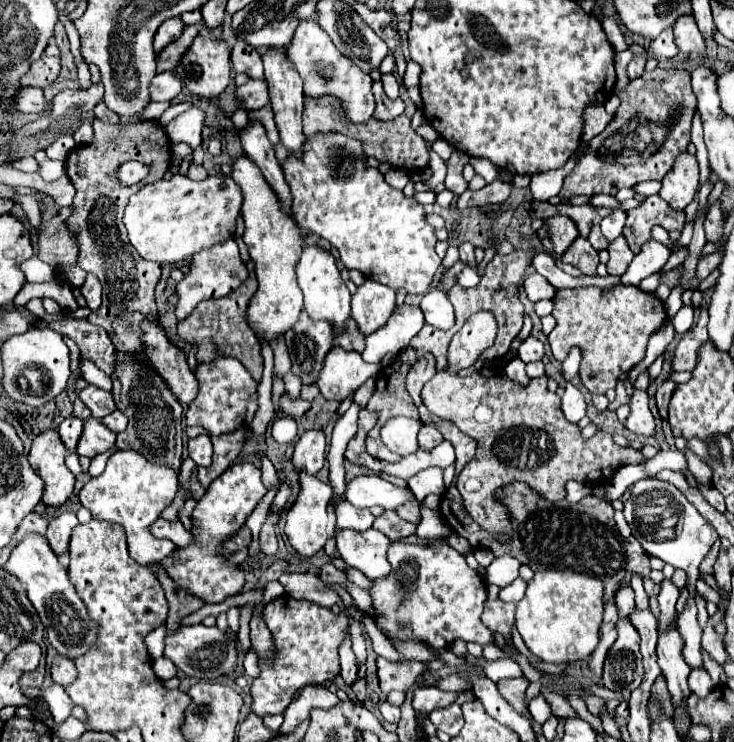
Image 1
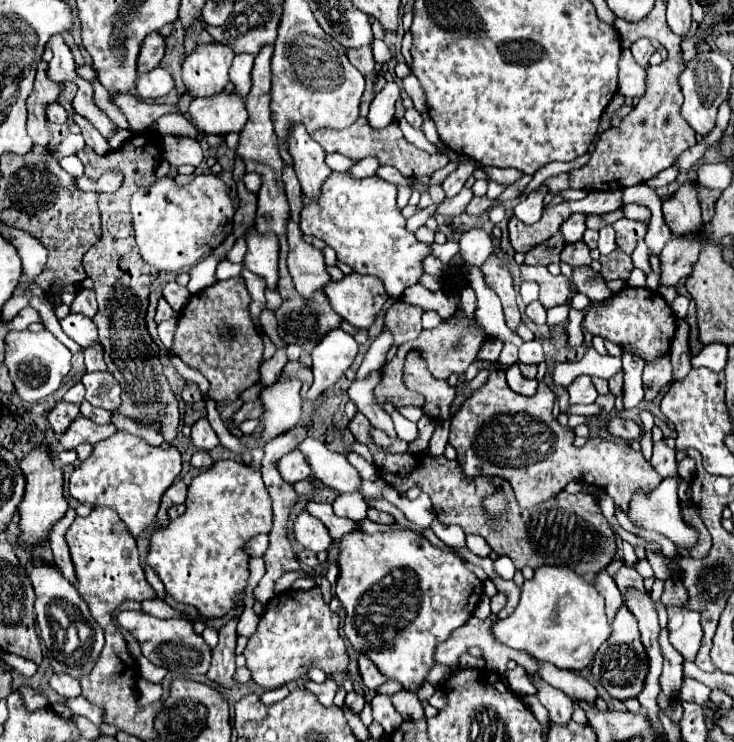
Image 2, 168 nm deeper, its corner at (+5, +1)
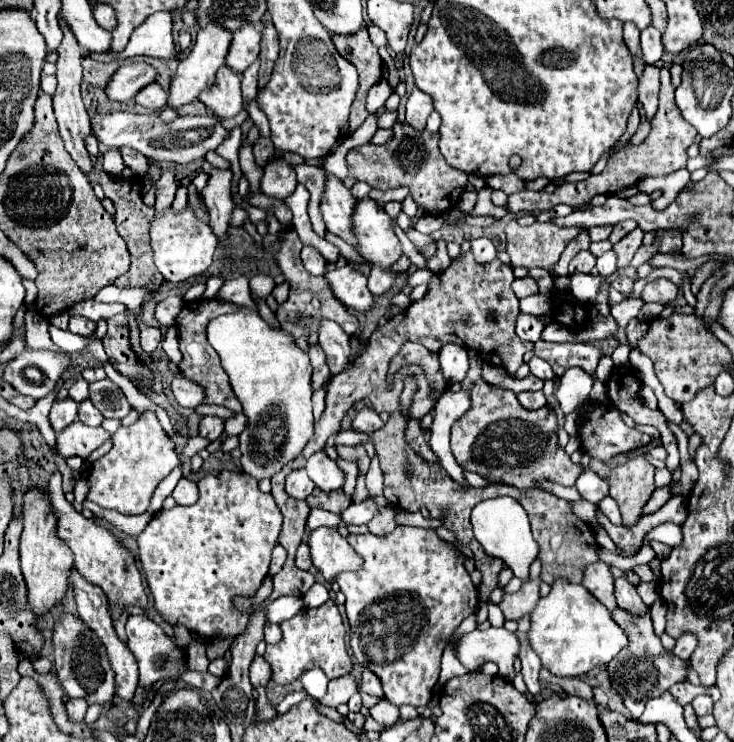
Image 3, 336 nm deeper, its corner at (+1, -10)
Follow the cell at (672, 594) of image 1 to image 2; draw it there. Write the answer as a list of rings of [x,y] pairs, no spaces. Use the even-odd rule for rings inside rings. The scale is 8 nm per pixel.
[[[667,629],[661,631],[661,649],[663,649],[663,673],[659,677],[661,683],[661,693],[657,695],[657,701],[661,705],[661,709],[665,711],[669,707],[669,701],[673,701],[673,697],[679,699],[681,695],[681,681],[683,681],[683,657],[679,651],[675,651],[675,647],[669,643],[669,635]]]

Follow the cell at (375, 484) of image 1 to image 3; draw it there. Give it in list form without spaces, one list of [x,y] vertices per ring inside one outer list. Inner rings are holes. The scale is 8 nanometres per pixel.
[[[321,450],[317,454],[313,454],[307,460],[305,466],[309,478],[317,484],[317,488],[325,490],[325,492],[333,492],[333,490],[341,490],[345,484],[345,474],[343,470],[337,468],[337,464]]]

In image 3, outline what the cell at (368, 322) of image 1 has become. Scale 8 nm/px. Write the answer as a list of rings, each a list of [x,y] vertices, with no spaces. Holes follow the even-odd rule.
[[[347,264],[325,274],[335,298],[349,310],[373,310],[373,294],[367,290],[367,276],[351,270]]]

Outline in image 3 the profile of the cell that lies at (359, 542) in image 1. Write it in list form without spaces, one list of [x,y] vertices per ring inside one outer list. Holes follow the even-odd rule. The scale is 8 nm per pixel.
[[[313,508],[311,514],[309,514],[309,520],[307,520],[307,528],[309,530],[315,530],[319,526],[329,526],[333,530],[337,530],[341,524],[341,516],[339,514],[333,514],[333,512],[325,512],[321,508]]]

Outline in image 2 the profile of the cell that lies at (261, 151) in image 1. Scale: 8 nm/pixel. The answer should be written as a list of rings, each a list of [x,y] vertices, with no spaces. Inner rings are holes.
[[[295,221],[287,225],[287,239],[289,239],[289,257],[287,267],[293,277],[297,291],[307,297],[317,289],[323,289],[325,283],[331,279],[325,271],[325,259],[319,249],[305,243],[303,233]]]

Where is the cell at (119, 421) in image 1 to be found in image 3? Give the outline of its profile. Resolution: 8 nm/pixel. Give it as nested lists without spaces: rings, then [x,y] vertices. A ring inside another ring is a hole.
[[[85,400],[79,404],[79,420],[87,426],[101,426],[101,422],[105,420],[101,416],[101,412],[91,404],[91,400]]]

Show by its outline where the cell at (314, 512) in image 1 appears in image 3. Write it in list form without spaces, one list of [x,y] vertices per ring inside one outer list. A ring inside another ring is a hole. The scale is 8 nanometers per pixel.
[[[317,528],[309,534],[309,548],[313,566],[317,566],[327,582],[333,582],[335,576],[343,570],[361,568],[361,558],[349,548],[347,540],[331,528]]]

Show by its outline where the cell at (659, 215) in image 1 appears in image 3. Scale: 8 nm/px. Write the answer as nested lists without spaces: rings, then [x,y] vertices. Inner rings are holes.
[[[635,228],[633,232],[629,232],[625,238],[621,238],[615,246],[613,246],[613,250],[617,252],[617,266],[619,268],[627,268],[629,266],[629,262],[631,262],[631,258],[635,256],[635,252],[639,250],[639,246],[641,246],[641,240],[643,240],[643,236],[645,236],[645,232],[641,230],[641,228]]]

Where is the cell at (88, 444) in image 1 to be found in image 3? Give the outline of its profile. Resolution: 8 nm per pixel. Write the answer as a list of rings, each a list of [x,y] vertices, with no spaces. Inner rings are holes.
[[[75,422],[73,426],[65,428],[57,436],[57,452],[63,458],[71,458],[71,456],[87,458],[93,450],[97,450],[109,438],[111,438],[111,434],[103,428],[89,428],[87,424]]]

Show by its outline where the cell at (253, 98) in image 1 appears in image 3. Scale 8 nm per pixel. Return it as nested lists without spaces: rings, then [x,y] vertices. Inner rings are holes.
[[[111,112],[111,114],[95,114],[93,120],[95,136],[107,148],[131,146],[139,150],[143,156],[155,162],[179,162],[187,164],[193,160],[203,160],[209,150],[215,150],[229,138],[227,128],[215,116],[181,116],[169,124],[159,122],[155,114],[131,114],[131,112]]]

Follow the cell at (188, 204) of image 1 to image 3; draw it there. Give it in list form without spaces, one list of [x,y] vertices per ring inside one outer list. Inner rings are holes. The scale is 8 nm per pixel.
[[[167,208],[151,218],[149,226],[151,248],[153,248],[153,262],[155,268],[163,274],[163,278],[171,284],[181,284],[193,276],[201,276],[213,262],[213,254],[217,250],[217,236],[213,234],[209,224],[203,224],[193,208],[185,208],[183,212],[175,212]]]

